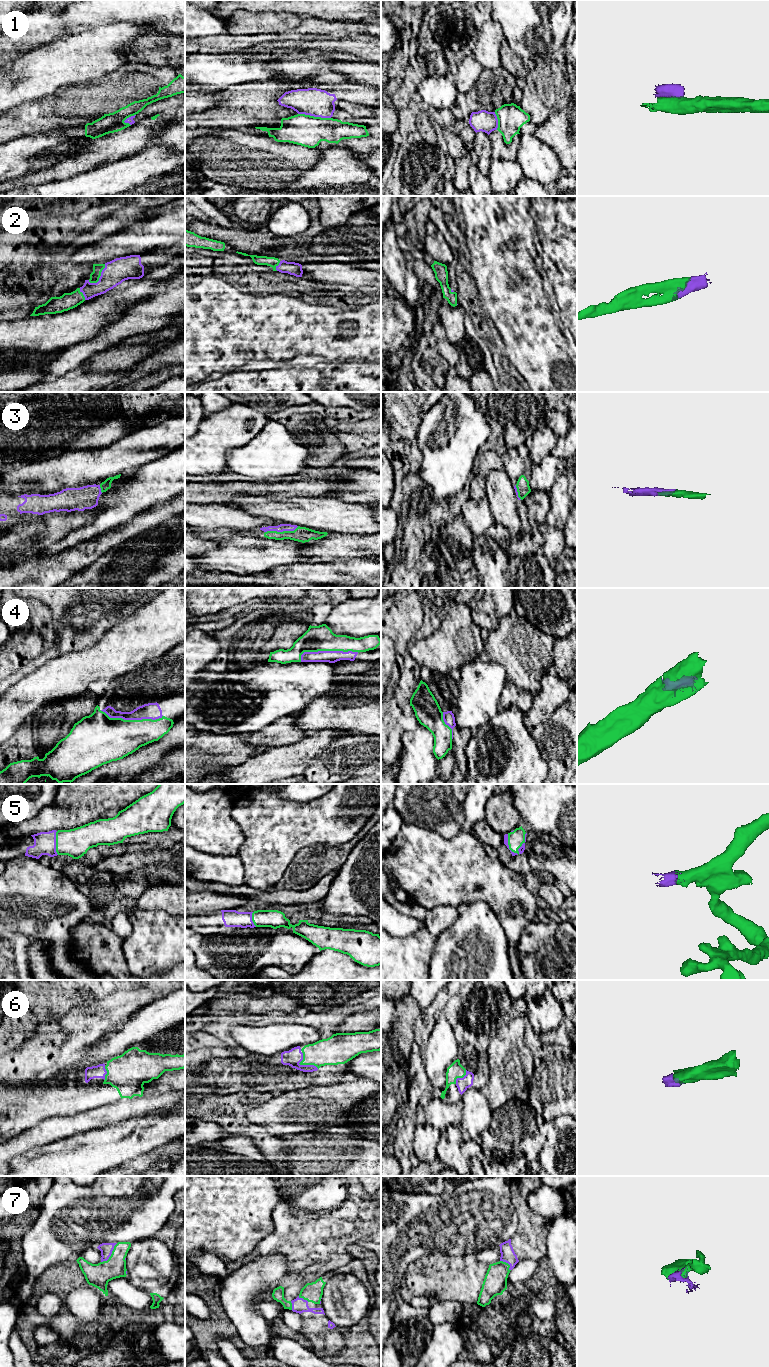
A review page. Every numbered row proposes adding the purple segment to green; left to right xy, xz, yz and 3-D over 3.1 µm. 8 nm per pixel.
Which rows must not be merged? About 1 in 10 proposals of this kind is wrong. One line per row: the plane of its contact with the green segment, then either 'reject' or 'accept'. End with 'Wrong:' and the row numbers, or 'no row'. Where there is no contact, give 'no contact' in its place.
1: meets green in xz; reject
2: meets green in xy; accept
3: meets green in xz; accept
4: meets green in xz; accept
5: meets green in yz; accept
6: meets green in xz; accept
7: meets green in xy; accept
Wrong: 1

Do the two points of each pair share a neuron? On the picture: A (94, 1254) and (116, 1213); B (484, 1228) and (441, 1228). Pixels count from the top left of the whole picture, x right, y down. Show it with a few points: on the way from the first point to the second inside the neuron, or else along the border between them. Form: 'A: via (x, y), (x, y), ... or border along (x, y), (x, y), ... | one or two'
A: border along (96, 1246), (83, 1251), (78, 1256) | two
B: via (473, 1228), (452, 1228) | one

